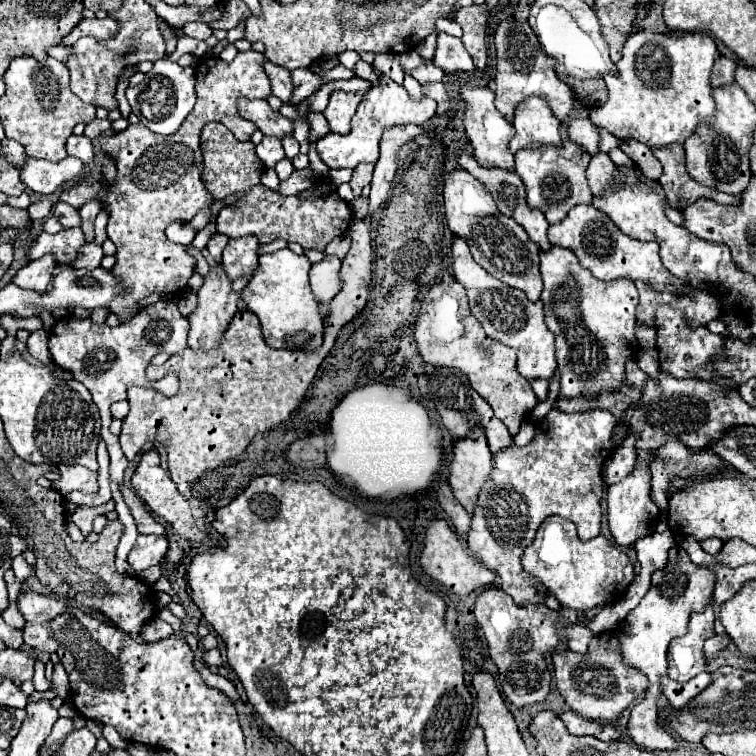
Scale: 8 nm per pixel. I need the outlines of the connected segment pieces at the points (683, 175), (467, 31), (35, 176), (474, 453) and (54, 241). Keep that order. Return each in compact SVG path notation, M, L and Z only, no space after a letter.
M669 144L663 148L651 148L653 156L663 166L663 176L659 178L667 202L671 208L683 210L689 204L695 204L699 198L707 194L723 194L715 192L715 188L703 186L697 180L693 180L685 168L685 150L683 144Z
M469 6L459 10L459 24L463 28L463 44L471 54L475 66L479 70L487 64L487 46L485 46L485 30L487 30L487 6Z
M67 156L59 162L25 158L21 168L21 182L37 194L53 194L61 184L77 178L83 170L83 162Z
M473 428L465 438L455 440L453 444L453 460L449 464L449 484L453 488L453 496L473 512L475 498L479 488L485 484L491 472L491 450L487 444L487 436L481 428Z
M65 228L59 234L41 232L29 248L29 260L37 260L45 254L51 254L57 264L67 264L75 260L83 244L85 244L85 236L81 228Z

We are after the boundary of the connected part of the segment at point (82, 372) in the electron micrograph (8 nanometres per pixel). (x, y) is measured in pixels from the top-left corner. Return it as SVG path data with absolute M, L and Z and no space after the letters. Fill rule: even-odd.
M159 300L157 304L143 308L133 318L129 318L127 322L123 322L115 328L111 328L107 324L93 324L91 318L83 320L77 316L65 316L65 318L59 318L49 332L49 352L51 352L53 362L57 366L61 366L63 370L71 372L75 376L75 380L85 384L85 388L91 392L91 396L101 412L101 422L103 422L101 438L105 440L109 456L111 456L109 472L111 472L113 500L117 502L115 510L119 514L121 524L125 524L125 534L123 534L123 540L119 542L117 554L115 554L115 566L117 566L119 574L135 576L133 568L127 562L127 554L133 548L139 532L137 532L135 520L129 512L129 506L125 504L123 494L121 494L127 458L121 450L119 437L109 432L109 424L111 424L109 406L117 400L123 400L123 390L127 390L129 386L145 386L147 384L145 368L149 366L151 358L157 352L177 354L183 348L187 348L187 332L189 332L189 322L185 316L181 316L181 312L177 310L173 300Z

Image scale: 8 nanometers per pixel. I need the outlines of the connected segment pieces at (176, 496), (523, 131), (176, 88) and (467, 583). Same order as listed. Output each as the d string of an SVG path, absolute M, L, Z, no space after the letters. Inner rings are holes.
M155 448L149 450L149 452L145 452L145 454L141 456L141 462L139 462L139 466L137 466L137 470L135 470L133 478L131 478L131 484L133 484L135 492L137 492L137 496L147 504L147 508L149 508L155 516L159 516L161 520L165 520L179 536L183 536L183 538L187 538L187 540L199 540L199 542L205 538L205 532L201 532L201 530L195 526L195 520L193 520L193 516L191 516L191 508L189 508L189 502L179 494L175 482L169 478L169 472L165 472L165 470L161 468L161 464L159 464L159 454L157 454Z
M531 96L515 106L515 136L509 142L511 152L531 146L533 142L539 144L553 144L559 146L559 120L553 116L549 104L541 96Z
M161 58L153 62L153 68L145 74L139 86L127 88L127 100L131 104L133 114L139 116L141 124L145 124L151 132L157 134L173 134L183 124L187 114L195 104L195 72L193 68L181 68L177 62L169 58Z
M433 520L427 526L425 532L425 546L421 552L421 566L423 570L439 580L445 588L449 588L455 594L469 594L473 590L483 590L493 586L495 582L495 572L491 572L485 564L481 564L477 558L473 558L467 552L467 546L463 540L459 540L459 536L449 528L449 524L445 520Z

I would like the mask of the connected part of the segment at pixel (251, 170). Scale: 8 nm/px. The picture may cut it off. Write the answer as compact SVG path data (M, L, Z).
M209 122L201 130L201 152L203 152L203 184L211 192L213 200L223 200L235 192L245 194L247 188L253 184L259 184L259 178L263 174L263 162L255 154L253 142L239 142L223 124Z

